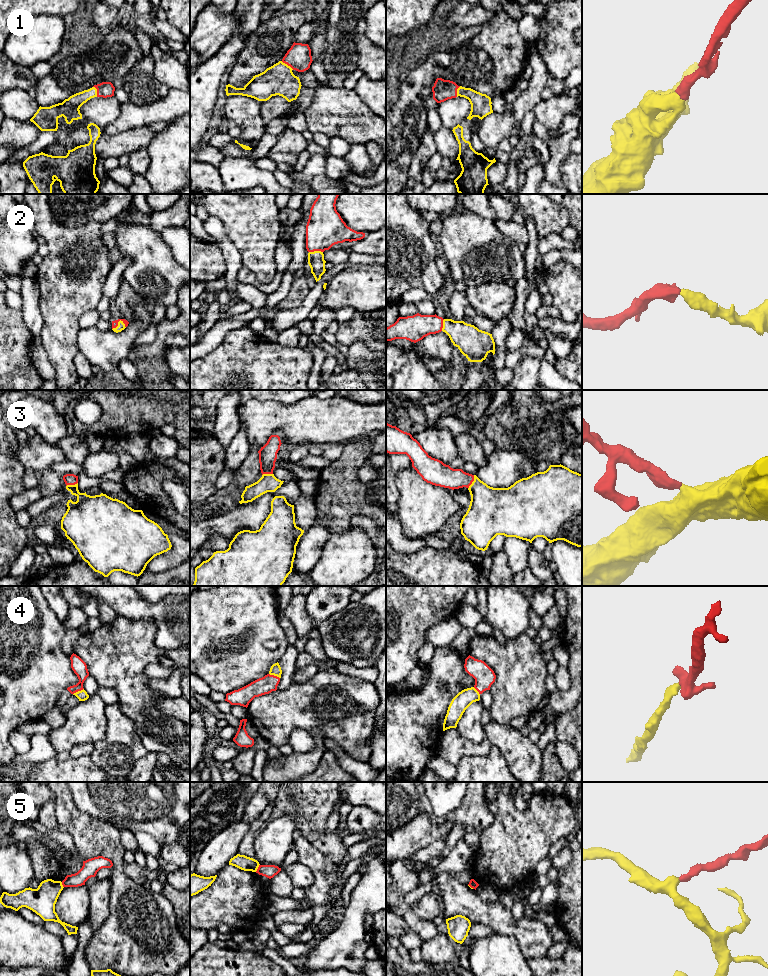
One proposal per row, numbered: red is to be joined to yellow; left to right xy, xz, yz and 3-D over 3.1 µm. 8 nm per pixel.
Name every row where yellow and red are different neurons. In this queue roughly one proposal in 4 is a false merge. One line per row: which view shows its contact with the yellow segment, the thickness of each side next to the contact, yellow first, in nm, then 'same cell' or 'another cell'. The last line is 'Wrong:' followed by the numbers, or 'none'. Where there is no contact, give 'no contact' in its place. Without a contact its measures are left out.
1: xz | 240/200 nm | same cell
2: xy | 60/50 nm | same cell
3: yz | 320/180 nm | same cell
4: xy | 90/120 nm | same cell
5: xz | 120/110 nm | another cell
Wrong: 5

